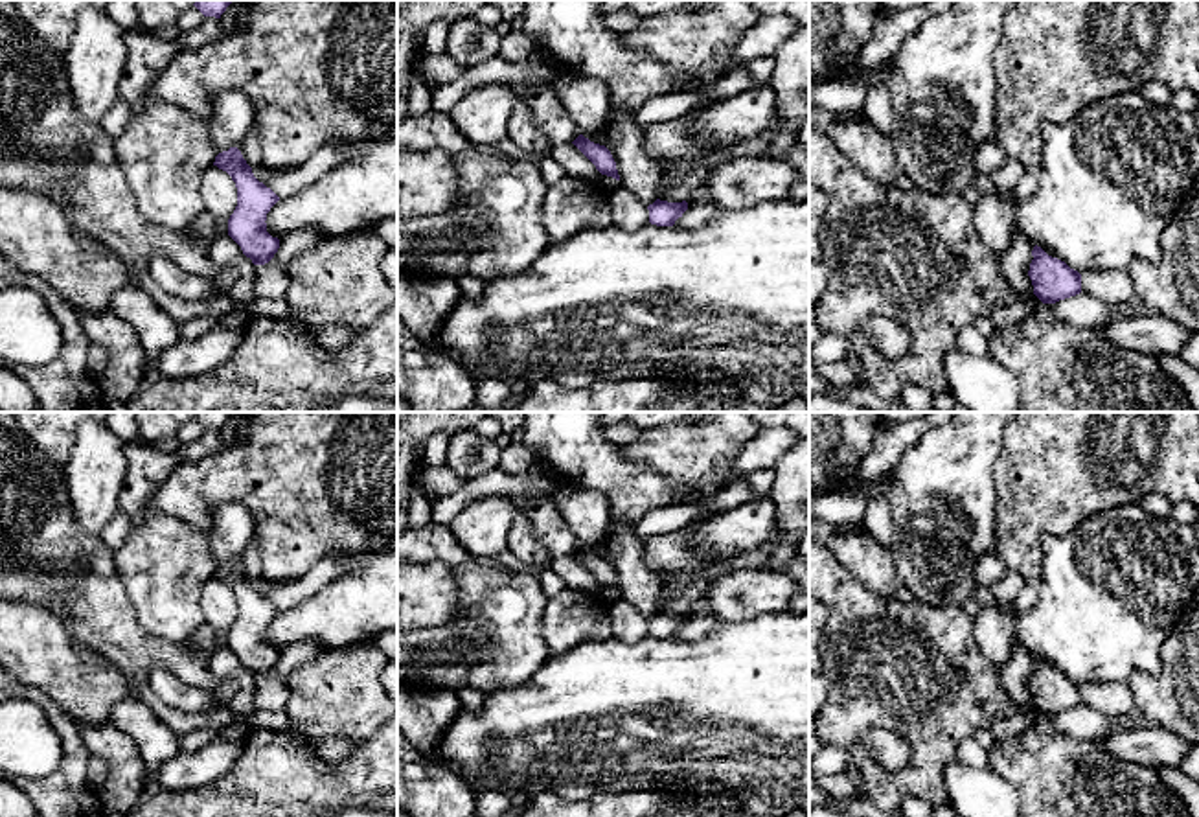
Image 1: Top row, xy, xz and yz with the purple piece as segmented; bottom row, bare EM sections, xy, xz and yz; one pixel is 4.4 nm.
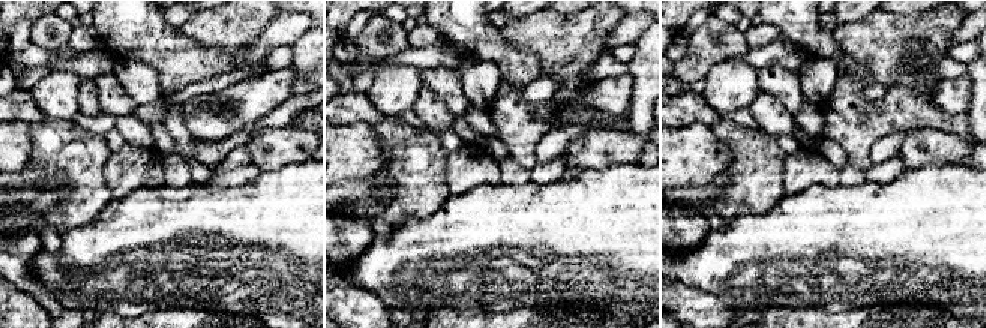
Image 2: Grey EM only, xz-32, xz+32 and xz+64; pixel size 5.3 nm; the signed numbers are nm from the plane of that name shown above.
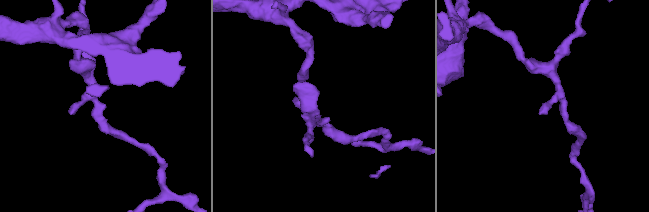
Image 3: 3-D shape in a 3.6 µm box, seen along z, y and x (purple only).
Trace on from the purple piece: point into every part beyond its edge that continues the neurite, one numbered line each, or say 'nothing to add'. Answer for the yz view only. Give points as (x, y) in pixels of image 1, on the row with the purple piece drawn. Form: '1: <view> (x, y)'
nothing to add

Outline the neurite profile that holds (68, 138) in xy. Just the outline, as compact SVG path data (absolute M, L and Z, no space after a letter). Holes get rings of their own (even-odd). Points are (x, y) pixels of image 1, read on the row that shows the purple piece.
M0 0L0 188L26 188L55 201L70 221L108 247L138 285L140 269L154 252L167 254L180 269L217 280L224 291L235 269L219 267L208 248L188 230L166 230L147 221L118 164L114 138L75 114L68 86L61 86L63 55L51 50L20 17L17 0Z

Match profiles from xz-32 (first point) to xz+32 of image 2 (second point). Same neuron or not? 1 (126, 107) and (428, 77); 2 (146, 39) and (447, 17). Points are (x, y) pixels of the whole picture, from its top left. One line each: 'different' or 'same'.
1: same
2: same

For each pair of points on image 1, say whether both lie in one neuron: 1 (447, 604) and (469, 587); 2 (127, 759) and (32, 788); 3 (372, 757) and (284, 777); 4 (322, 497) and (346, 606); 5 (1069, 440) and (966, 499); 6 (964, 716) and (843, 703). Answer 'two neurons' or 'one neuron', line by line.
1: two neurons
2: two neurons
3: one neuron
4: two neurons
5: two neurons
6: one neuron

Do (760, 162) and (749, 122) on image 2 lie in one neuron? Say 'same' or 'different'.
different

